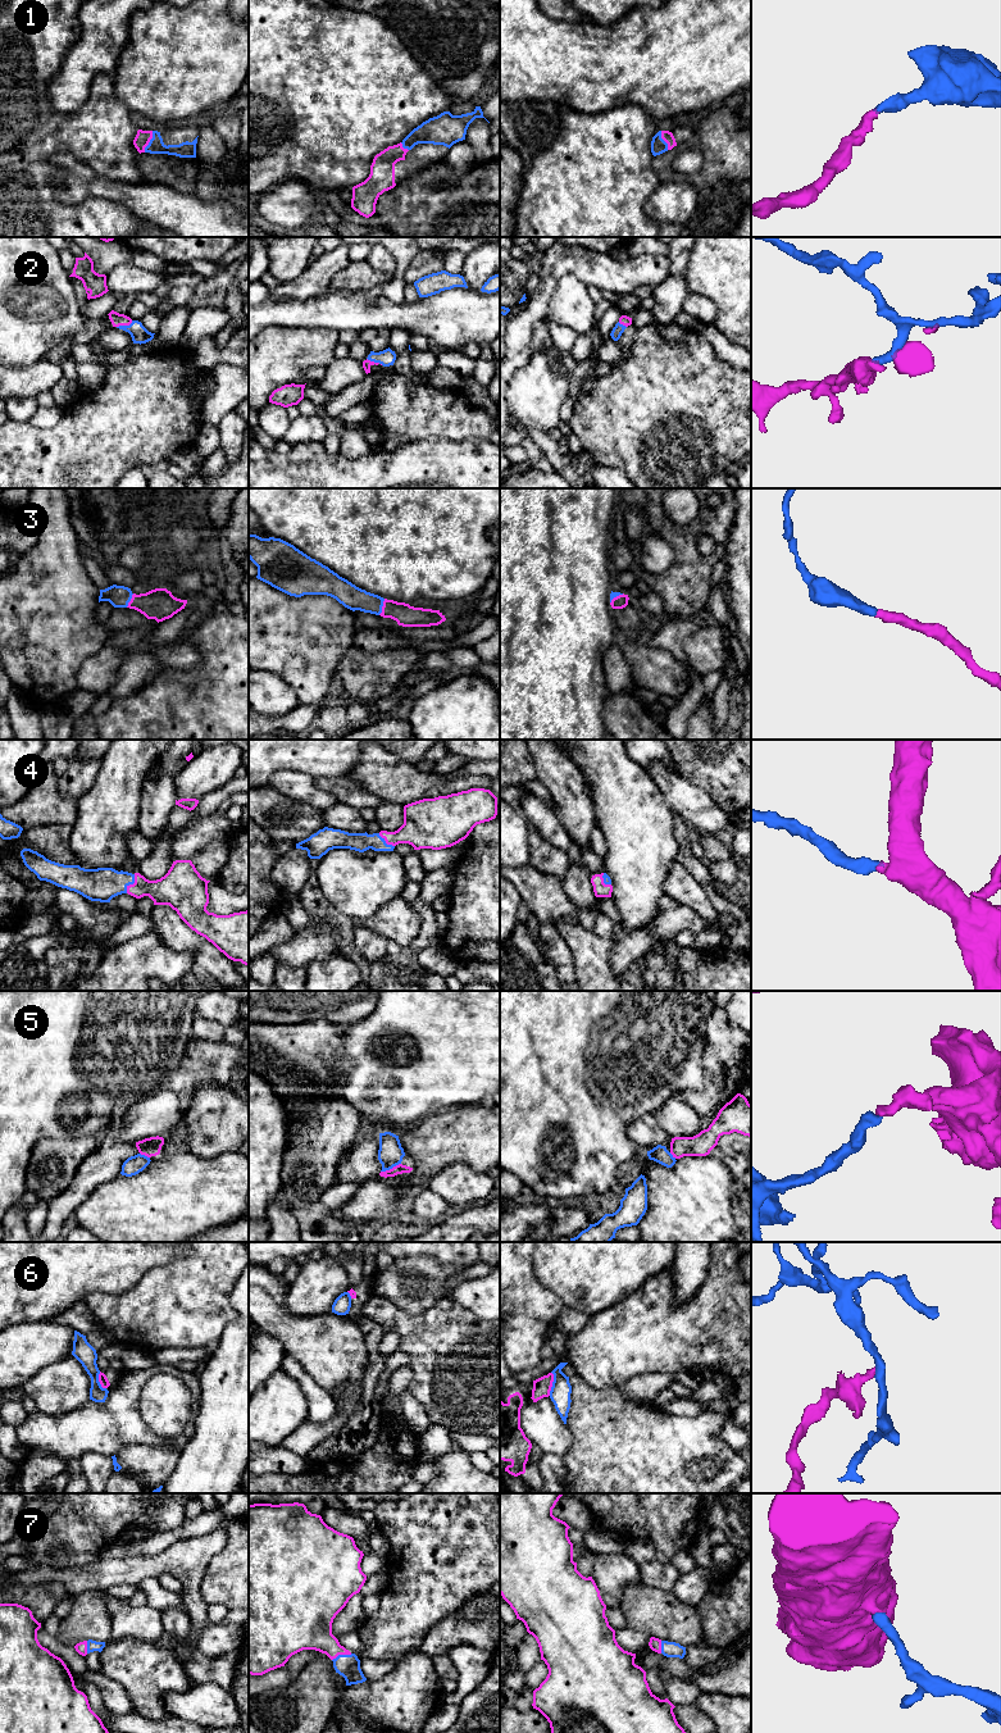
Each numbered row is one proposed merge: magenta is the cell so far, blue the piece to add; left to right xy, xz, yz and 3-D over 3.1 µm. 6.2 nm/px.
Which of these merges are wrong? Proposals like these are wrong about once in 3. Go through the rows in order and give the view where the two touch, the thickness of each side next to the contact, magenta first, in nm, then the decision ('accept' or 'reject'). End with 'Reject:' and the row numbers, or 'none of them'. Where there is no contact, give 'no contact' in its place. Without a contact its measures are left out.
1: meets magenta in xy; 90 nm thick on the magenta side, 100 nm on the other; accept
2: meets magenta in xy; 90 nm thick on the magenta side, 110 nm on the other; accept
3: meets magenta in xz; 140 nm thick on the magenta side, 150 nm on the other; accept
4: meets magenta in xy; 190 nm thick on the magenta side, 220 nm on the other; accept
5: meets magenta in xz; 60 nm thick on the magenta side, 160 nm on the other; accept
6: meets magenta in yz; 110 nm thick on the magenta side, 130 nm on the other; reject
7: meets magenta in xz; 280 nm thick on the magenta side, 140 nm on the other; accept
Reject: 6

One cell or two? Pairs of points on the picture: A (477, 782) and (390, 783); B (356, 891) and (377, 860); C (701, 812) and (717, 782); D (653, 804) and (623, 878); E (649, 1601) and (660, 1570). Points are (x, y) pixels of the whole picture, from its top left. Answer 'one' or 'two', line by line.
A: one
B: one
C: two
D: one
E: two

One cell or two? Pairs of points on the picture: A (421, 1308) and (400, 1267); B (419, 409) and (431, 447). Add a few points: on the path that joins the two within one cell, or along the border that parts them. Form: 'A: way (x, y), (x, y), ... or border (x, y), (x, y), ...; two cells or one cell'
A: way (409, 1304), (397, 1292), (397, 1278); one cell
B: border (458, 440), (424, 437), (409, 442); two cells

